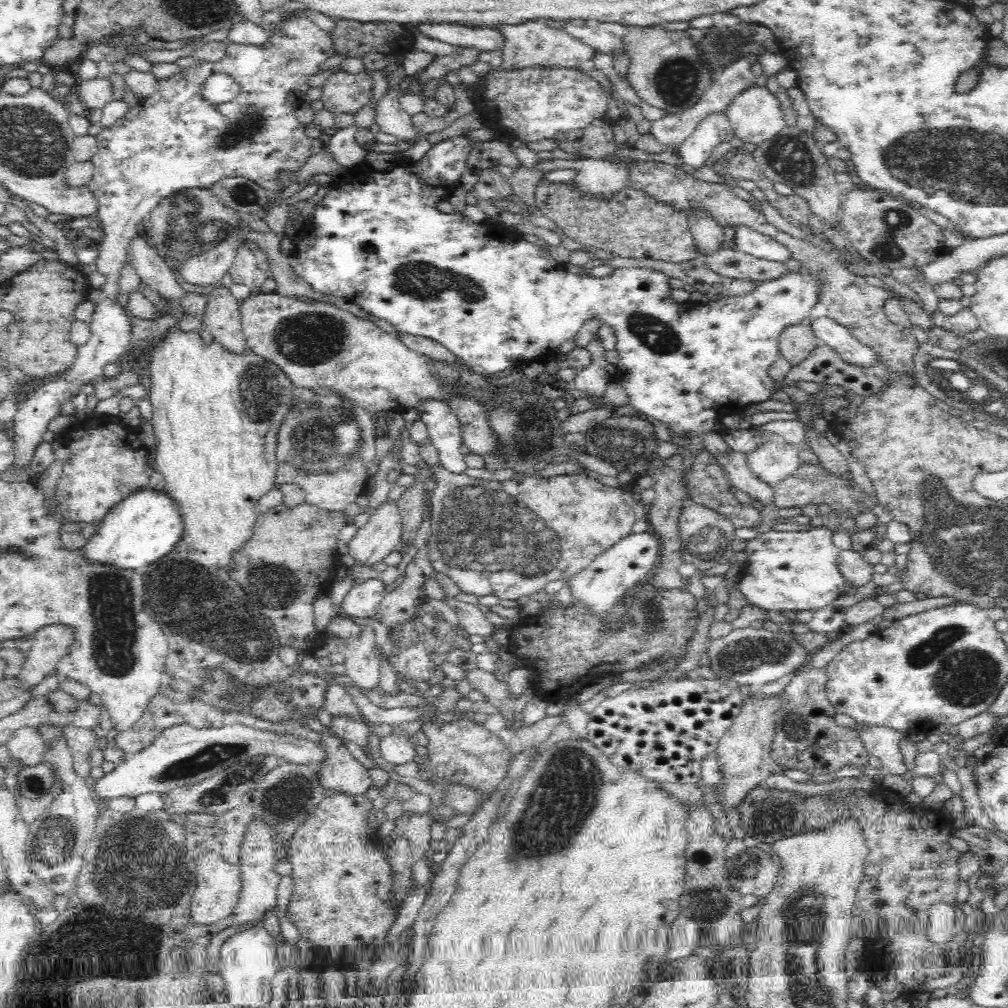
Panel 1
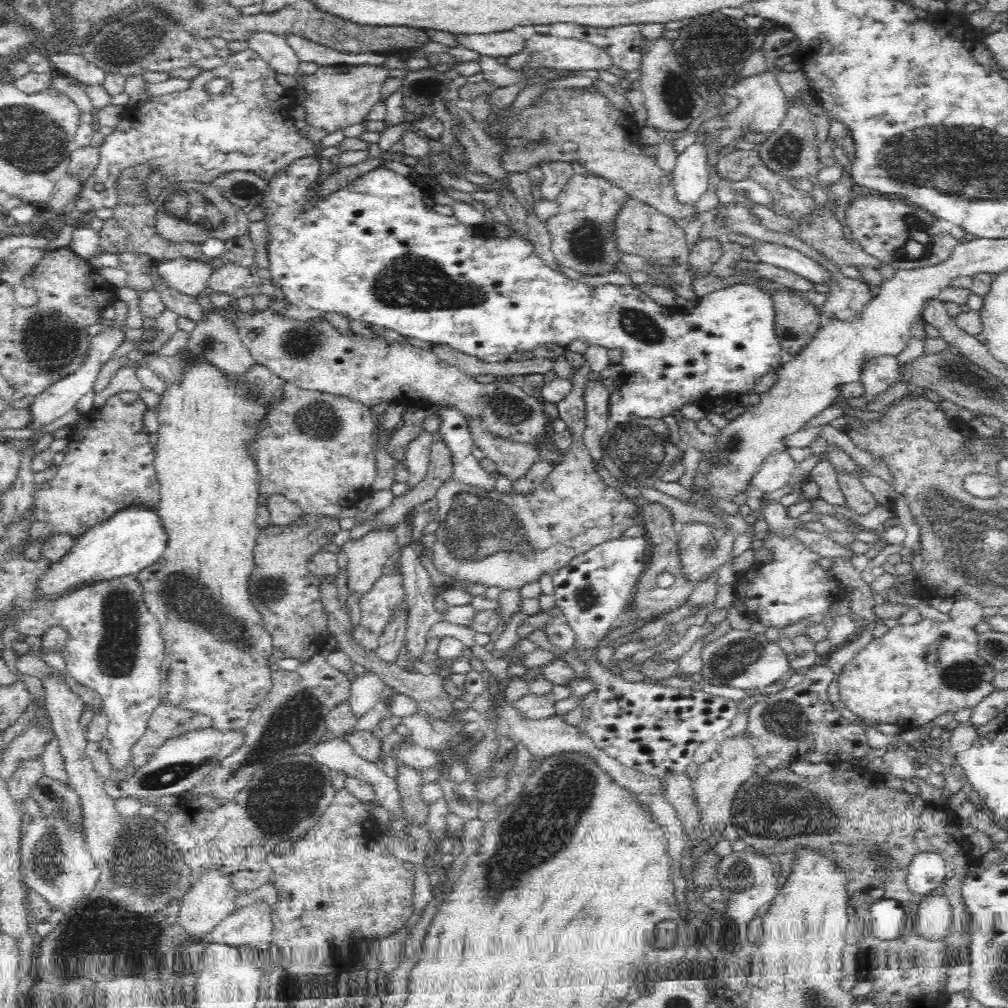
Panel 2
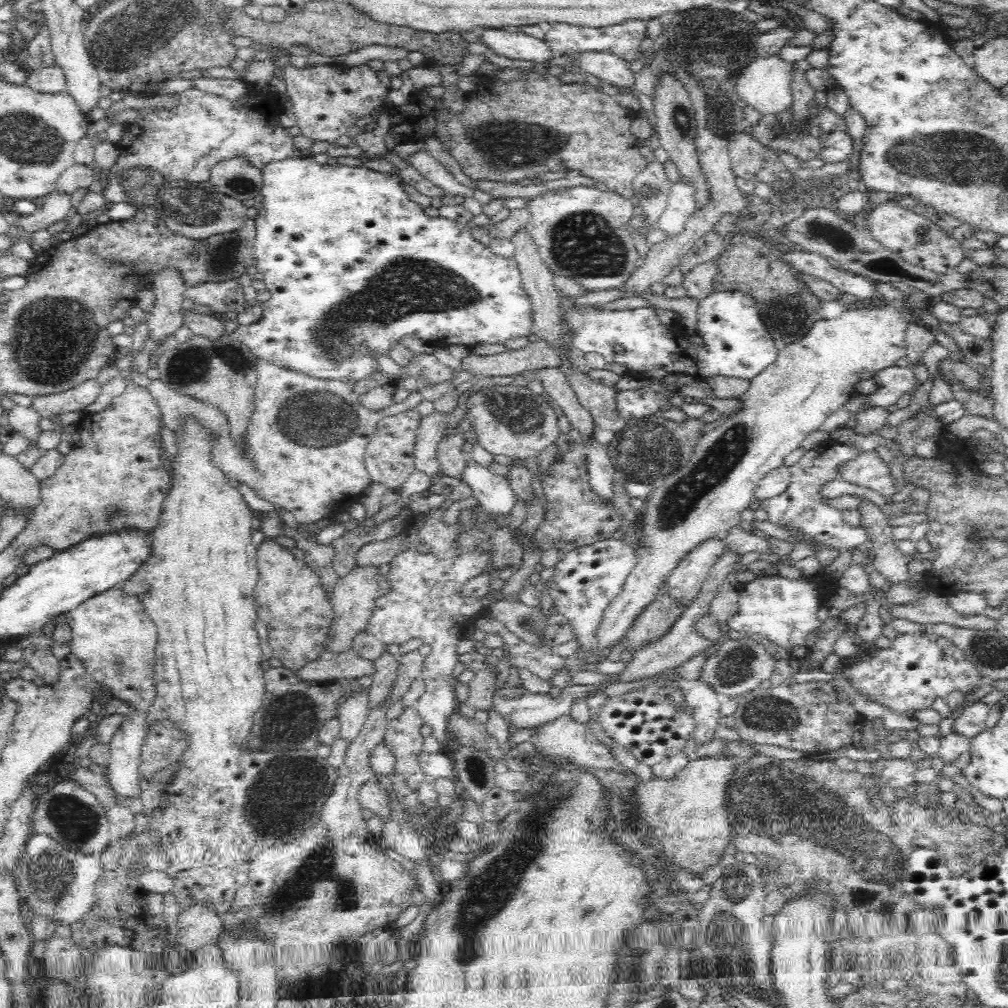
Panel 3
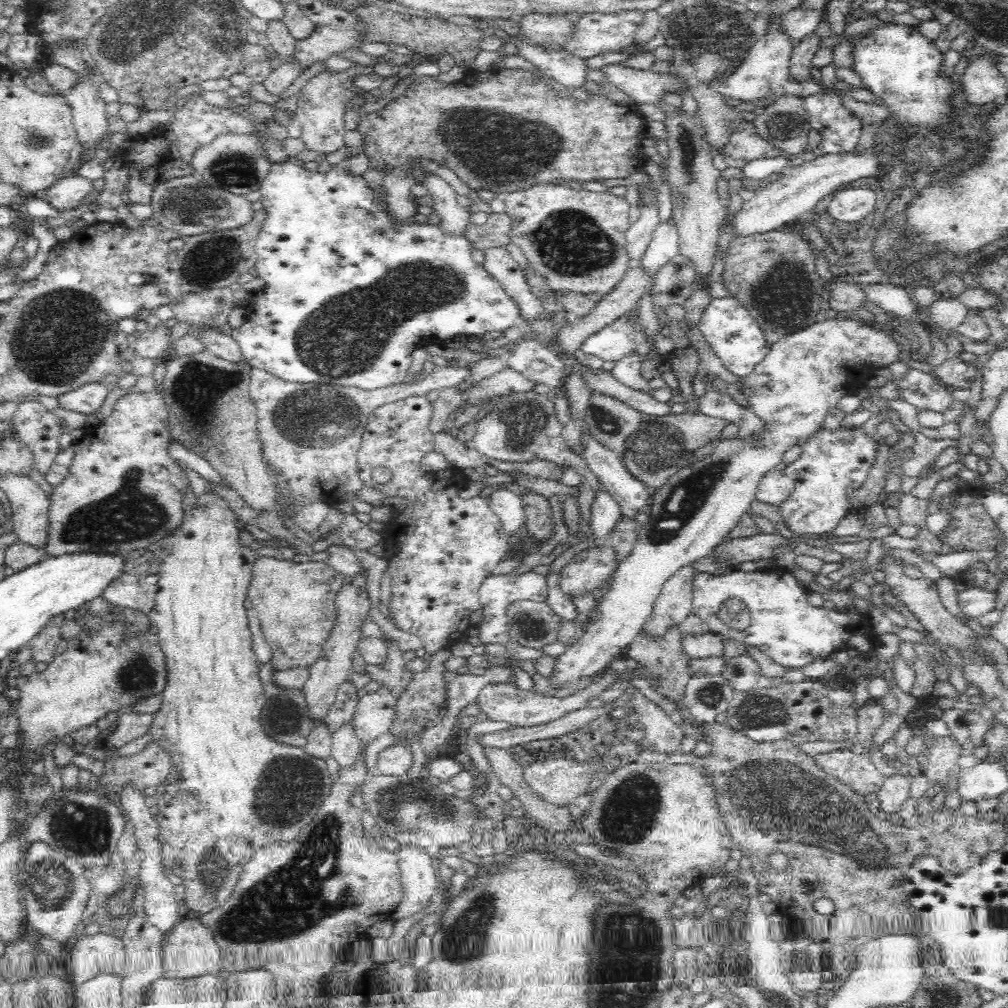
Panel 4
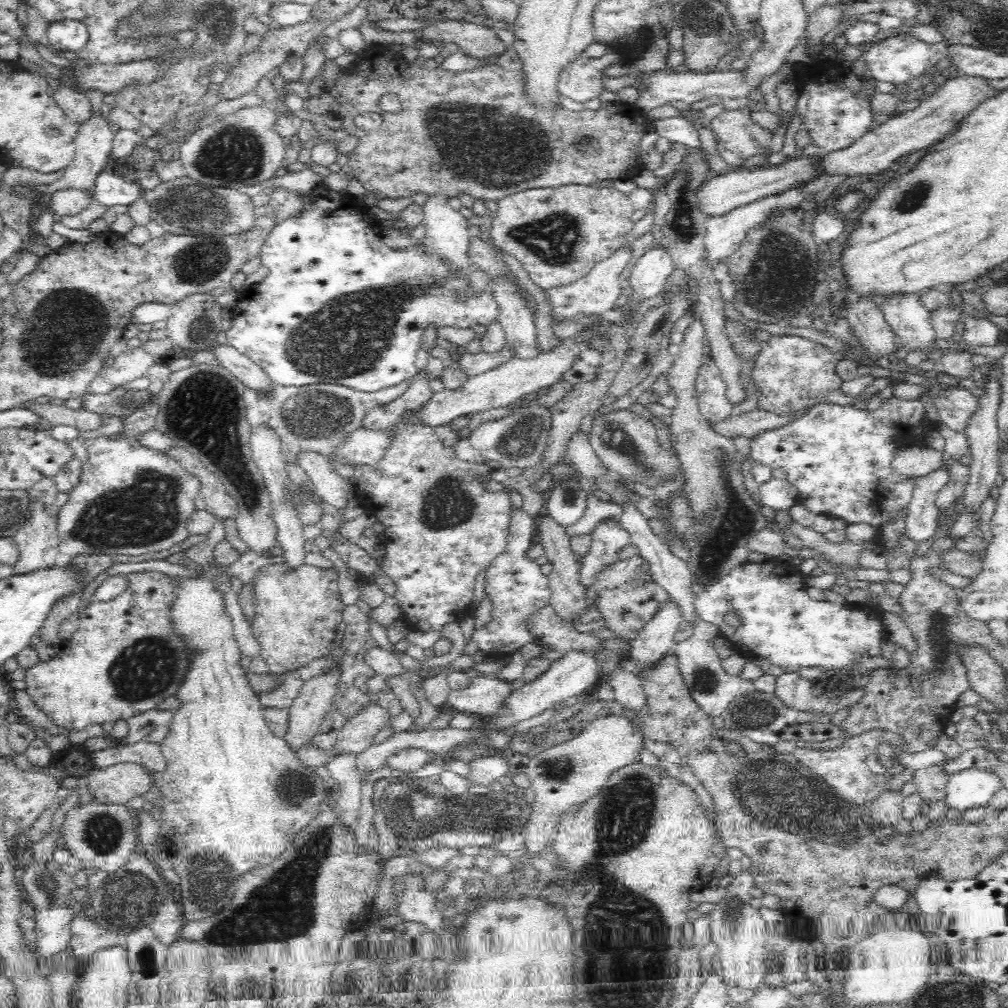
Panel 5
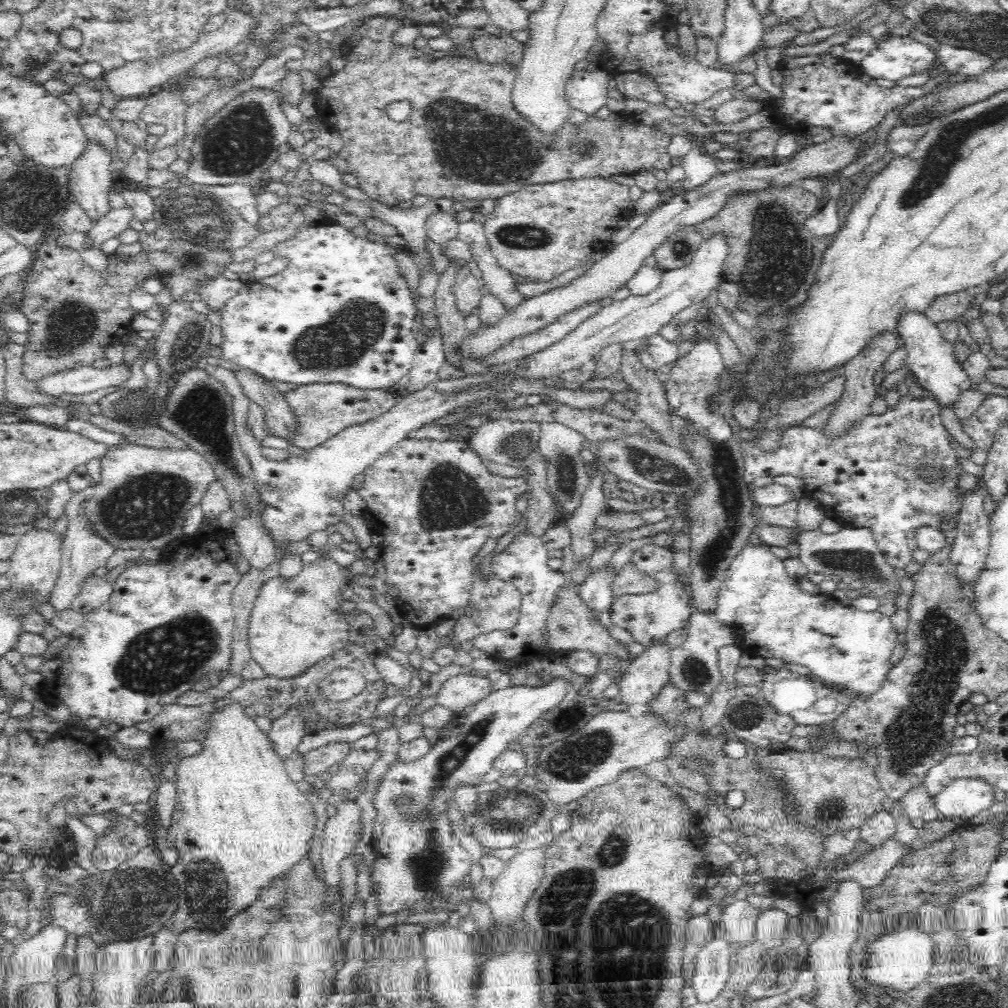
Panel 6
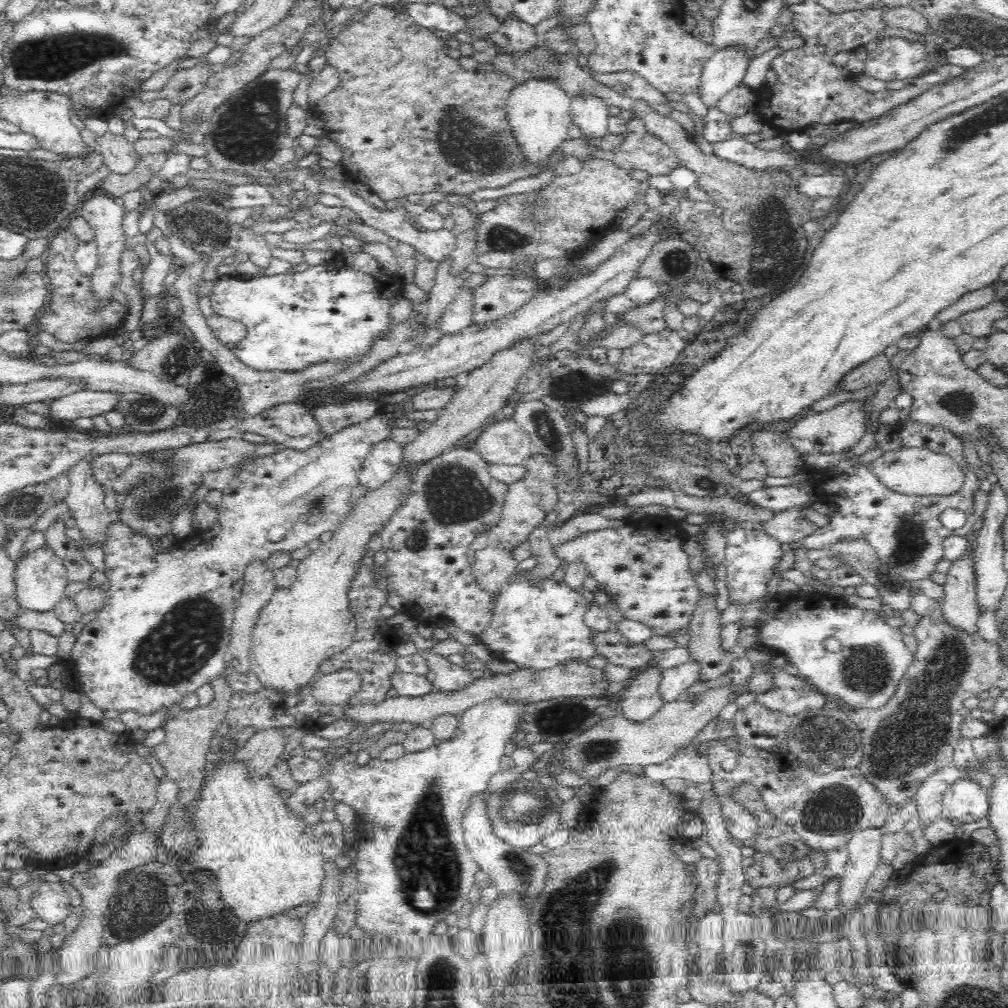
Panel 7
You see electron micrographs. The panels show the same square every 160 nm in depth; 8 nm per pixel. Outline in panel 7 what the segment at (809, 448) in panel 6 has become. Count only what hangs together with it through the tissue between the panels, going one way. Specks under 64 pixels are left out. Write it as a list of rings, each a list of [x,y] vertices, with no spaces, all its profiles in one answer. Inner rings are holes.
[[[905,420],[899,422],[900,437],[903,441],[903,448],[926,448],[934,453],[946,455],[953,459],[956,465],[961,467],[961,470],[965,473],[964,487],[957,494],[951,496],[904,496],[898,493],[892,492],[890,489],[886,489],[882,482],[878,482],[878,479],[874,478],[874,475],[870,474],[870,471],[866,469],[866,464],[858,461],[857,458],[852,456],[849,458],[850,451],[845,451],[840,455],[802,455],[804,470],[811,471],[818,476],[830,476],[826,478],[826,484],[820,484],[823,489],[826,489],[826,494],[829,495],[829,504],[835,507],[835,513],[830,518],[828,524],[824,524],[822,528],[817,527],[814,534],[810,534],[810,537],[804,538],[798,542],[796,546],[808,550],[824,550],[838,544],[838,542],[848,542],[848,540],[865,540],[874,550],[878,561],[882,564],[886,564],[891,570],[894,570],[898,576],[902,576],[904,580],[910,582],[918,582],[918,580],[928,580],[930,574],[936,572],[936,564],[942,560],[944,556],[944,540],[950,538],[950,536],[963,536],[966,537],[973,529],[974,522],[976,522],[977,515],[974,511],[974,496],[976,492],[980,490],[979,479],[974,475],[974,472],[970,470],[969,464],[966,462],[963,456],[963,444],[960,439],[952,437],[950,433],[944,433],[940,429],[932,429],[932,427],[926,427],[924,425],[918,425],[912,420]],[[952,508],[962,511],[966,515],[966,521],[963,527],[956,530],[949,530],[940,523],[939,516],[945,510]]]

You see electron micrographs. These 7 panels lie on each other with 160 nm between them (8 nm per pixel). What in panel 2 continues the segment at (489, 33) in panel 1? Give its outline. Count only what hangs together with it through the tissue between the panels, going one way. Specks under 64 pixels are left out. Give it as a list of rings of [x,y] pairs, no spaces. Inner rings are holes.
[[[513,30],[491,34],[458,34],[455,38],[465,48],[475,50],[481,56],[492,58],[514,56],[528,48],[527,38],[519,36]]]

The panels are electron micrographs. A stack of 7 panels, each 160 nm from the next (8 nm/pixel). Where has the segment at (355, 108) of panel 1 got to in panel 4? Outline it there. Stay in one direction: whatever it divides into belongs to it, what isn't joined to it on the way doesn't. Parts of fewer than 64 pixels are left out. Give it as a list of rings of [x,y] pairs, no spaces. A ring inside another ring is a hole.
[[[346,71],[336,72],[336,74],[328,74],[327,72],[322,72],[316,76],[310,78],[309,82],[302,88],[298,96],[298,107],[295,110],[296,119],[301,127],[301,137],[303,143],[306,145],[306,150],[312,150],[320,156],[330,156],[334,152],[338,152],[340,148],[344,148],[344,134],[346,134],[346,129],[344,128],[344,114],[349,109],[349,104],[356,96],[361,96],[360,94],[355,94],[352,91],[353,83],[350,78],[346,75]]]

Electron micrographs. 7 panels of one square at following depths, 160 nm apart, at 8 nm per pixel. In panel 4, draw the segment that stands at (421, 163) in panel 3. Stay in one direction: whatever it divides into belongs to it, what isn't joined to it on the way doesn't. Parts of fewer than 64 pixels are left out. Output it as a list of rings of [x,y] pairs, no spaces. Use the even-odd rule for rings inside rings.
[[[434,173],[429,174],[424,185],[434,200],[431,210],[439,216],[437,225],[444,237],[465,237],[471,214],[458,203],[453,186]]]

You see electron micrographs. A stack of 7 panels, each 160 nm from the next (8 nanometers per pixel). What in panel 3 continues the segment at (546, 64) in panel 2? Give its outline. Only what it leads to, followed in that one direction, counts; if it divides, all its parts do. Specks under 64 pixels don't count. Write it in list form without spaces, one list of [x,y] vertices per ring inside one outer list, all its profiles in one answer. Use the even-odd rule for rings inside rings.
[[[582,52],[570,56],[584,72],[618,86],[618,88],[634,89],[636,78],[630,68],[631,63],[608,52]]]

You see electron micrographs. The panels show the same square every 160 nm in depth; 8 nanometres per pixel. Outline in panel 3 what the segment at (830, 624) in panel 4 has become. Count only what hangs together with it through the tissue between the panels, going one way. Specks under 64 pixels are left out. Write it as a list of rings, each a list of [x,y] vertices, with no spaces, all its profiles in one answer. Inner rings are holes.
[[[780,575],[758,576],[752,582],[738,585],[740,610],[727,621],[727,625],[734,632],[744,633],[746,637],[766,638],[768,642],[782,646],[788,652],[808,646],[810,638],[814,638],[817,643],[823,633],[820,632],[822,622],[817,612],[825,600],[820,597],[821,594],[815,587],[816,583],[813,583],[812,578],[804,575],[798,580],[790,580]]]

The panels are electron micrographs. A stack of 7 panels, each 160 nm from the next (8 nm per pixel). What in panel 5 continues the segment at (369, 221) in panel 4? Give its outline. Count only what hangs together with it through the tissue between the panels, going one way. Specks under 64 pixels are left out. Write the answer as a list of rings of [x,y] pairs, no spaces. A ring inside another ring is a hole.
[[[322,186],[320,188],[316,188],[316,190],[312,190],[312,192],[308,192],[308,194],[305,194],[305,192],[300,192],[298,193],[298,195],[302,197],[302,203],[304,203],[304,208],[302,208],[302,212],[300,212],[300,214],[296,216],[292,216],[292,218],[288,218],[288,220],[284,220],[284,222],[280,222],[280,224],[276,224],[276,226],[274,226],[274,230],[270,232],[270,237],[266,240],[266,243],[259,250],[257,259],[259,264],[268,268],[268,274],[264,278],[264,280],[262,280],[262,282],[260,282],[259,284],[254,284],[250,287],[245,288],[241,295],[242,303],[233,309],[232,314],[230,316],[232,318],[232,322],[230,322],[230,329],[225,330],[227,336],[227,344],[230,345],[231,348],[237,350],[237,352],[239,352],[240,354],[243,354],[243,356],[245,356],[246,358],[249,358],[252,362],[254,362],[254,364],[257,364],[258,366],[260,366],[260,368],[264,369],[264,372],[266,372],[266,374],[270,377],[270,379],[272,379],[272,382],[274,382],[275,384],[279,384],[280,386],[306,386],[312,384],[313,382],[341,384],[362,392],[376,392],[377,390],[390,388],[390,386],[396,386],[398,384],[402,384],[402,382],[406,382],[406,380],[412,379],[417,373],[418,368],[416,366],[416,351],[420,346],[420,337],[423,335],[423,332],[427,327],[428,323],[434,323],[434,326],[436,328],[441,328],[444,326],[472,328],[474,324],[481,324],[486,326],[488,323],[497,320],[497,306],[494,302],[494,299],[491,297],[490,291],[486,290],[476,293],[475,291],[472,291],[472,289],[470,289],[469,280],[458,280],[457,278],[453,278],[451,276],[451,272],[449,272],[449,268],[447,268],[447,266],[445,266],[443,262],[439,262],[439,260],[437,260],[437,258],[434,255],[432,255],[431,252],[429,252],[429,250],[427,250],[428,247],[411,246],[406,250],[390,249],[386,246],[386,244],[384,244],[384,242],[381,242],[381,238],[379,238],[379,233],[381,229],[378,229],[374,225],[372,226],[372,223],[374,221],[370,219],[367,215],[361,215],[358,212],[355,212],[350,213],[350,216],[345,216],[344,212],[340,212],[340,207],[344,204],[346,192],[336,192],[335,190],[332,190],[329,187]]]

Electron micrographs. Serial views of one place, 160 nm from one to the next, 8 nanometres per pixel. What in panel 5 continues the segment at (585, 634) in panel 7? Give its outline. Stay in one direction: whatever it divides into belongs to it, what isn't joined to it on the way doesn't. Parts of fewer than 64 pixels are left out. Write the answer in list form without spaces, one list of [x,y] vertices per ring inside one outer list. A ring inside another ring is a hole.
[[[514,508],[510,522],[509,537],[505,551],[494,558],[486,570],[485,592],[492,600],[492,618],[471,639],[484,654],[509,654],[518,652],[528,642],[535,642],[528,622],[549,604],[549,579],[542,574],[541,567],[531,555],[531,548],[537,537],[538,520],[532,518],[523,508]]]

